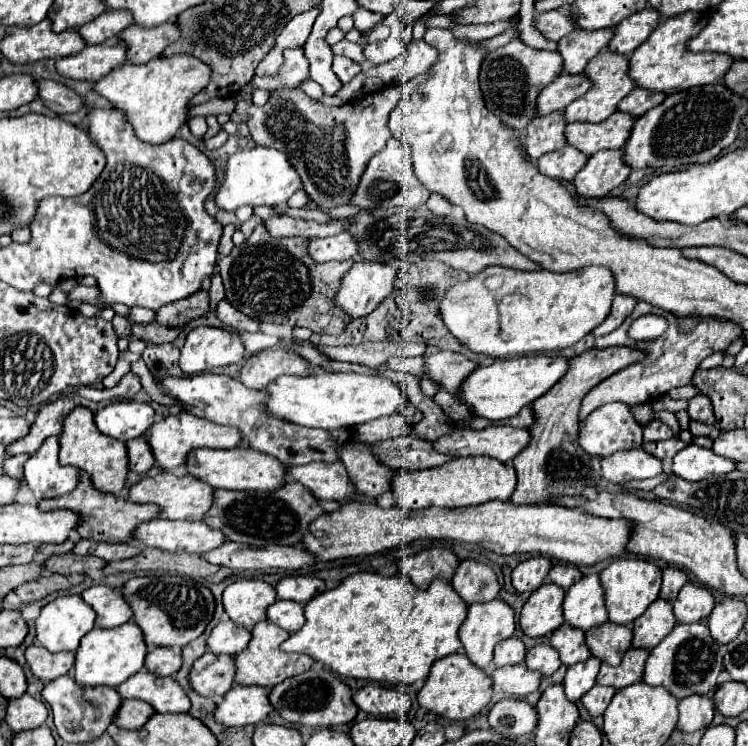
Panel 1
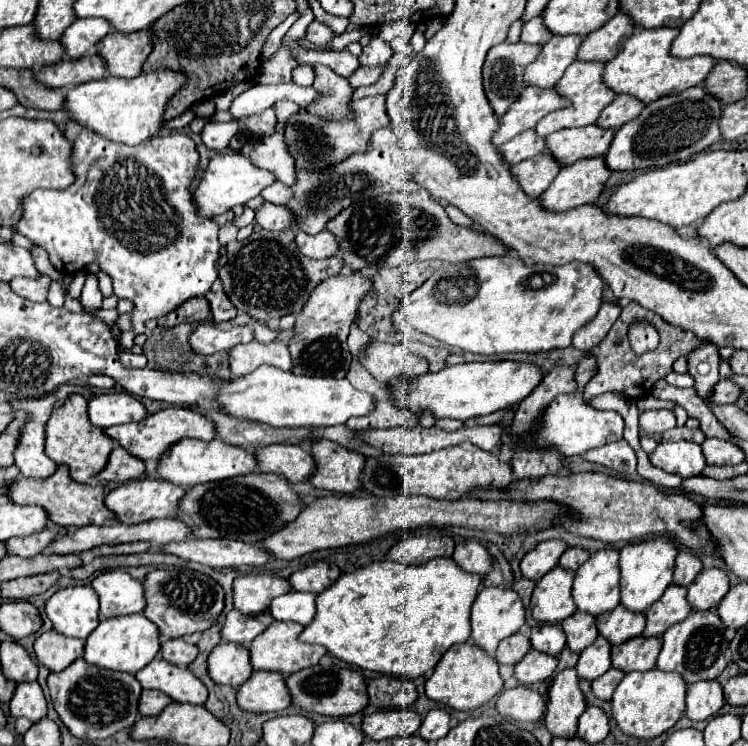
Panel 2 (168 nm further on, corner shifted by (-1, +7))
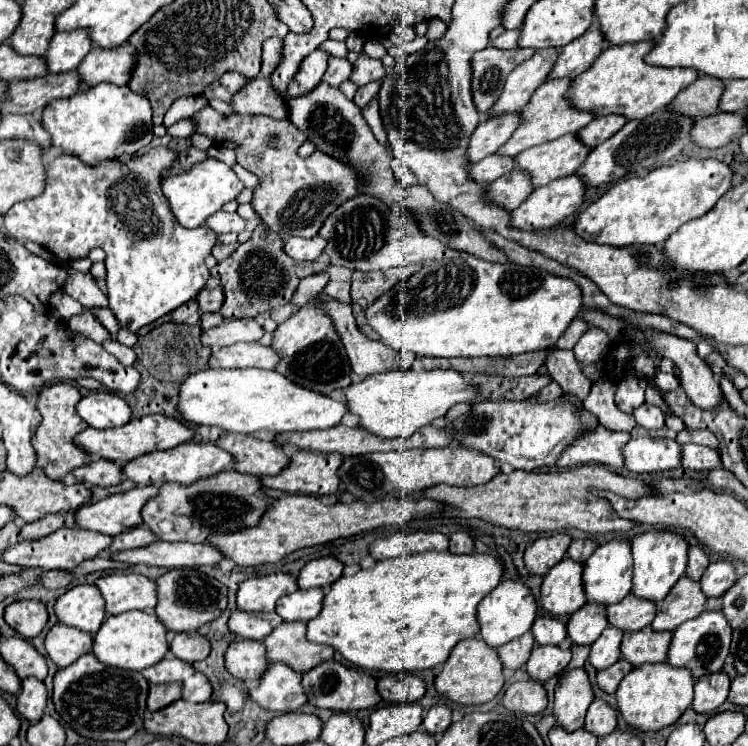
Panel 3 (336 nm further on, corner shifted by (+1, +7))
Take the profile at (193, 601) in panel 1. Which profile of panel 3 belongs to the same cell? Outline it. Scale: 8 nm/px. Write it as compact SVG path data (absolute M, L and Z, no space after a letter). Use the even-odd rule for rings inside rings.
M174 568L162 574L156 580L156 594L158 594L158 604L156 604L156 616L164 626L172 632L192 632L198 630L198 626L216 620L222 616L226 610L226 586L210 576L206 576L198 568Z

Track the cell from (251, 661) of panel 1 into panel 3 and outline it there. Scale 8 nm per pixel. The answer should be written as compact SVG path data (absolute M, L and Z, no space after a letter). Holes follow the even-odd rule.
M282 622L262 640L262 644L266 646L268 664L284 662L300 674L330 660L334 654L332 646L314 644L306 640L304 622Z

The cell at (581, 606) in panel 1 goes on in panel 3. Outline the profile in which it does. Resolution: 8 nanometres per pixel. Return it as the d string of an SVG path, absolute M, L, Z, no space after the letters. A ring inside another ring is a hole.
M610 540L606 544L600 544L594 550L594 554L584 562L582 582L584 582L584 592L586 592L588 602L596 602L604 606L620 602L626 594L630 594L630 588L632 588L630 544L626 540Z

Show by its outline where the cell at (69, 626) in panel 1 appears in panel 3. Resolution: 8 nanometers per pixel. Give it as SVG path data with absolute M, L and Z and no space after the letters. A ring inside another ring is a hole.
M80 584L56 600L54 612L62 624L94 634L104 620L104 600L96 586Z

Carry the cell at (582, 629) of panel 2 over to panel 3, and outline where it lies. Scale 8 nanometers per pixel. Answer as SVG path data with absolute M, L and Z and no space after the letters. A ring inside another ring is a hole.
M586 604L578 612L574 612L568 620L568 638L574 644L592 644L602 630L608 626L608 620L604 616L606 606L602 604Z

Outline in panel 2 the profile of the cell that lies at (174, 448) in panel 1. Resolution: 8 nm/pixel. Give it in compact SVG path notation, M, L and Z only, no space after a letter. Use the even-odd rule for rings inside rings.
M162 408L148 416L142 422L130 422L114 428L106 428L104 434L110 436L114 442L118 442L128 454L140 458L140 460L150 460L162 456L172 444L176 444L182 438L198 438L198 440L212 440L214 438L214 424L206 420L202 414L190 410L190 408Z

